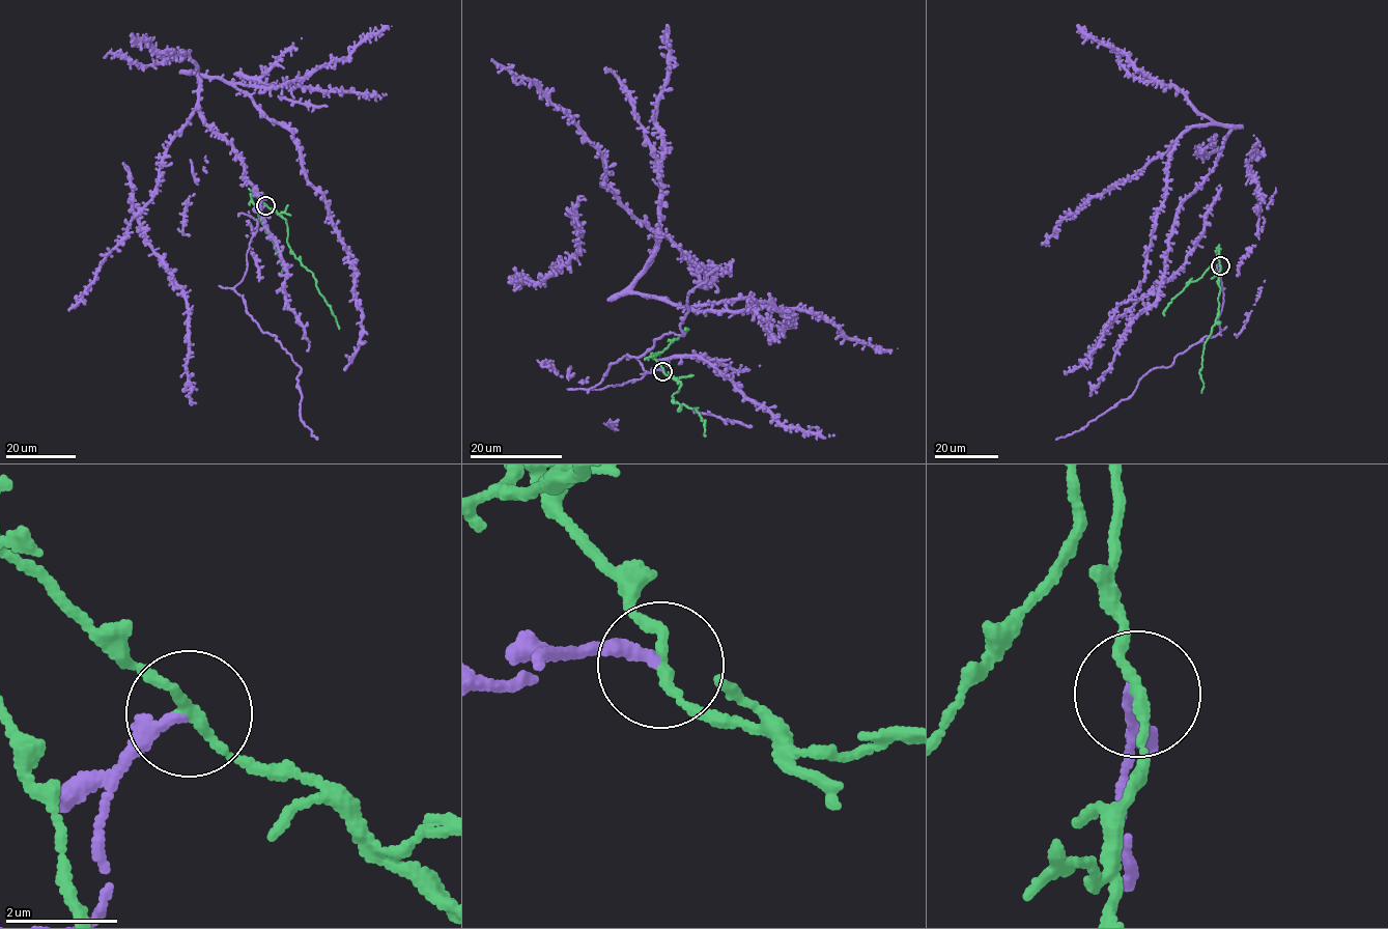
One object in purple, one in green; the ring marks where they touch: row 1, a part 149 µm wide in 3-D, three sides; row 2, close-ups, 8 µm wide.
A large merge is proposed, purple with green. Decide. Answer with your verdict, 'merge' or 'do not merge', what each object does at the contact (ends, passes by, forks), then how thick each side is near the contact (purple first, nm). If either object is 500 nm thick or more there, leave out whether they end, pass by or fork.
do not merge | purple ends | green passes by | 220/170 nm

